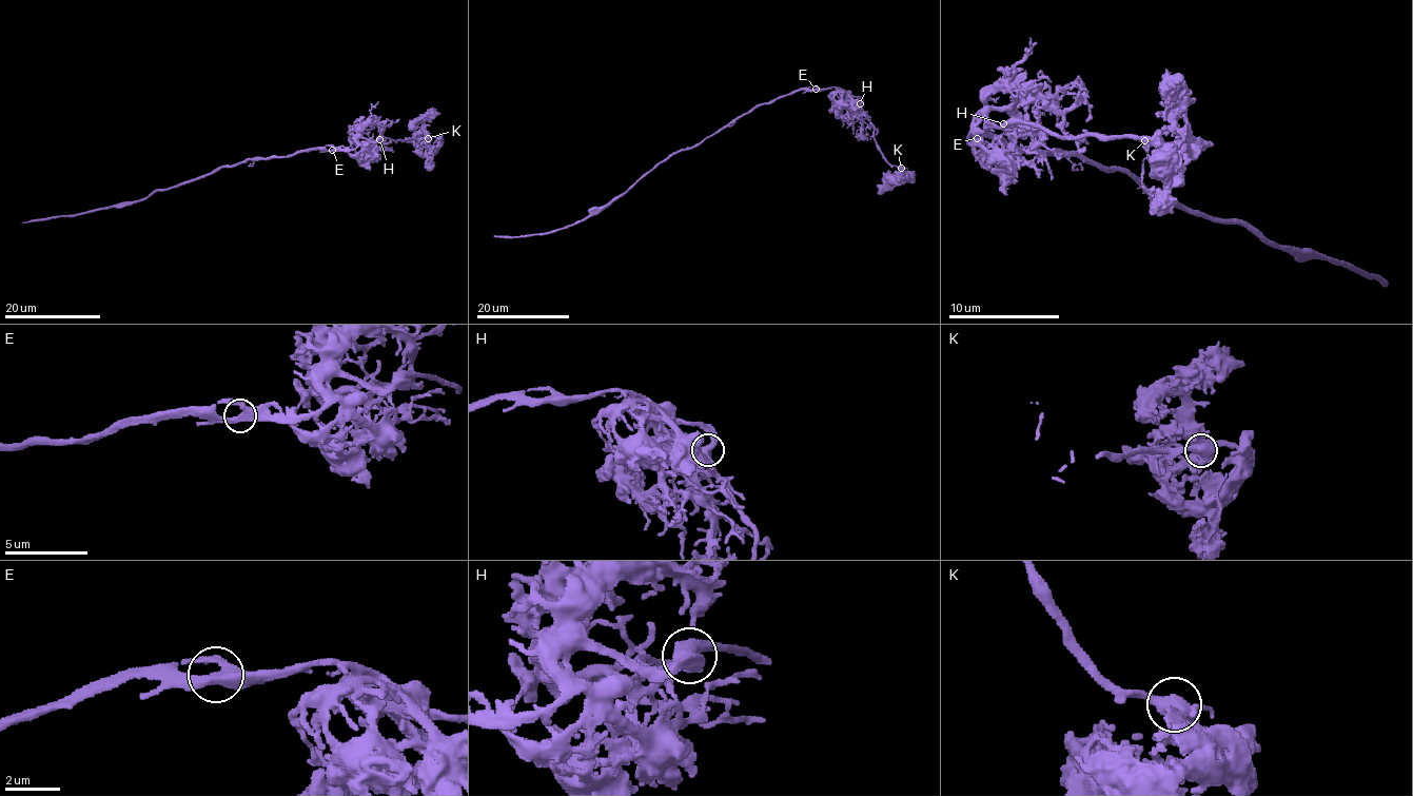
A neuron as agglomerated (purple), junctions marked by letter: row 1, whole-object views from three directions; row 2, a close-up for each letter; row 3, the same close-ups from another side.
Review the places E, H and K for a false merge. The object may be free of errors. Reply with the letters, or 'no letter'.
no letter

